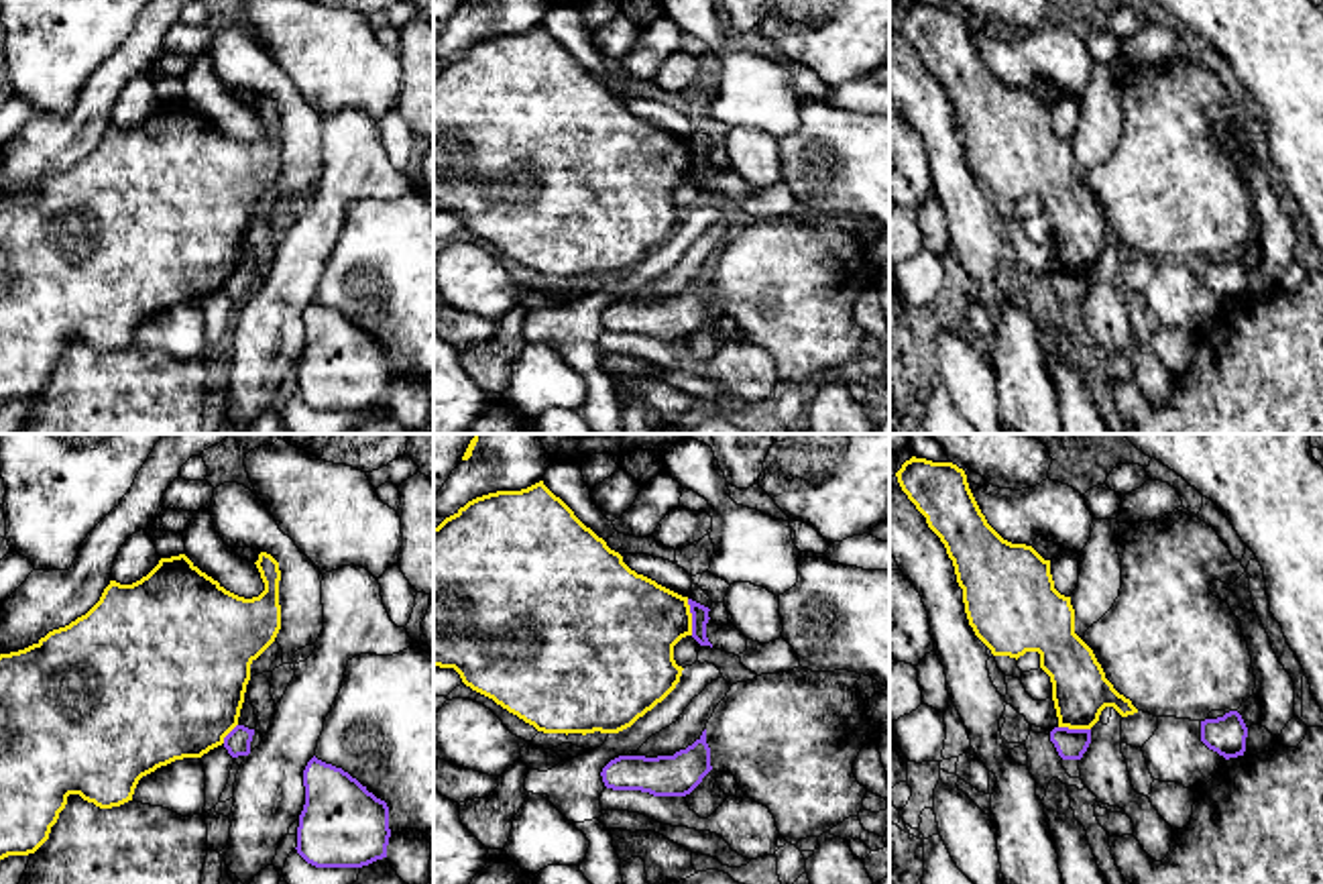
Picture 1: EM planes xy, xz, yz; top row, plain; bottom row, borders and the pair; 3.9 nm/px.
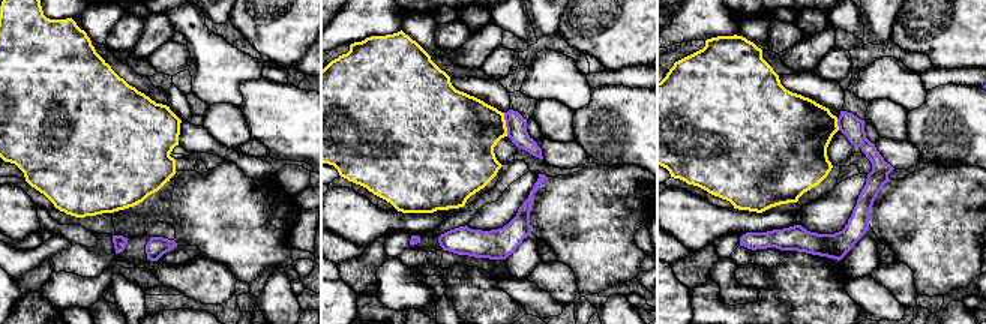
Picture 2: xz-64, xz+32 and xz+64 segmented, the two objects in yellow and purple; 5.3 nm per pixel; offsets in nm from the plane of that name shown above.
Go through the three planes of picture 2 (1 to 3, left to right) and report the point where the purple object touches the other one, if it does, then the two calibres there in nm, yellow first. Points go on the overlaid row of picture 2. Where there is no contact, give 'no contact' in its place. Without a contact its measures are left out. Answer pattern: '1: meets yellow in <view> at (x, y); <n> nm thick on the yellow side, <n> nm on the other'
1: no contact
2: meets yellow in xz+32 at (505, 125); 400 nm thick on the yellow side, 110 nm on the other
3: meets yellow in xz+64 at (836, 125); 420 nm thick on the yellow side, 120 nm on the other

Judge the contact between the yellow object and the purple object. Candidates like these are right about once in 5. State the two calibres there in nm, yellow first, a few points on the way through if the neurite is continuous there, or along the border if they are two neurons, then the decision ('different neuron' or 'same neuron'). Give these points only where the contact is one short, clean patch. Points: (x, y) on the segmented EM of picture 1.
400 nm thick on the yellow side, 70 nm on the other; border along xz (686, 599), (693, 634); different neuron

